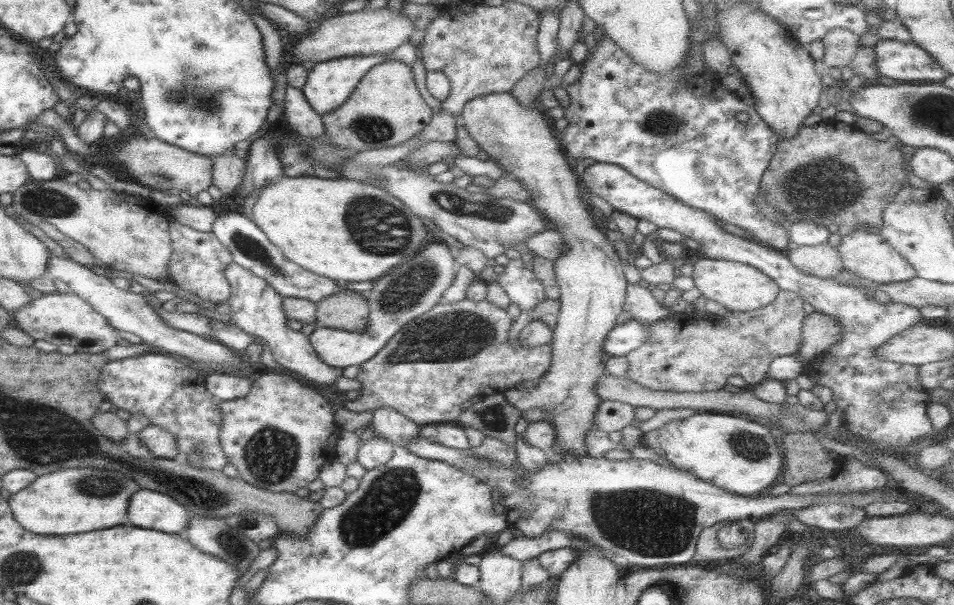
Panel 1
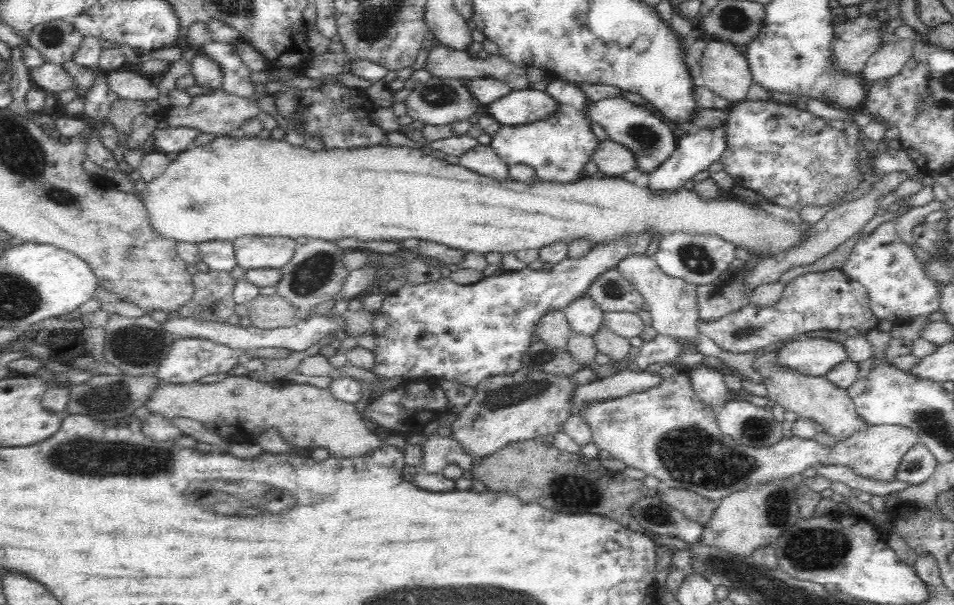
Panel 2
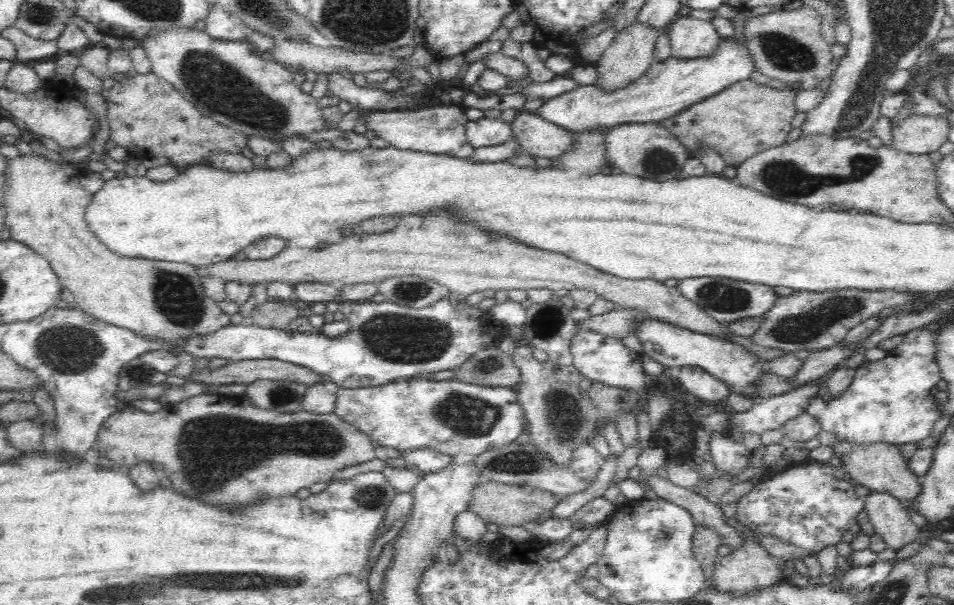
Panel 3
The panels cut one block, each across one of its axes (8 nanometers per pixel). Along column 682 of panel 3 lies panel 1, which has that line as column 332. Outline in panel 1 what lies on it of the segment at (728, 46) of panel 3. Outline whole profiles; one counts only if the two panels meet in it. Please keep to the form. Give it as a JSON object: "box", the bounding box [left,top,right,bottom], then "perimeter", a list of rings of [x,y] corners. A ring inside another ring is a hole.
{"box":[301,56,387,116],"perimeter":[[[350,56],[317,63],[312,70],[309,70],[308,78],[301,91],[310,106],[322,116],[344,104],[356,85],[363,80],[363,76],[373,67],[387,60],[387,56]]]}

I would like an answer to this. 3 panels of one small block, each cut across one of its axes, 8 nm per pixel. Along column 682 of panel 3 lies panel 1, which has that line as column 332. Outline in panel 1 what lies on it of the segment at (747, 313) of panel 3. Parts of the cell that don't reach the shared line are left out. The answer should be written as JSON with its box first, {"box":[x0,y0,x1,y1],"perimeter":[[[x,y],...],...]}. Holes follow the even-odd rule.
{"box":[211,212,350,304],"perimeter":[[[231,212],[231,213],[225,213],[224,215],[220,215],[216,217],[216,220],[214,221],[211,233],[216,236],[216,238],[231,252],[233,261],[236,264],[239,264],[242,268],[245,268],[246,270],[250,271],[253,275],[259,276],[260,278],[264,279],[272,288],[280,294],[280,296],[283,296],[283,298],[300,298],[302,300],[309,300],[310,302],[313,302],[314,304],[318,304],[321,300],[324,300],[325,298],[330,298],[333,294],[336,294],[337,292],[341,291],[350,291],[350,290],[342,290],[342,286],[344,284],[339,283],[337,280],[329,279],[325,276],[320,276],[317,274],[312,274],[312,272],[306,272],[304,268],[300,268],[300,265],[296,266],[291,260],[288,260],[282,252],[280,252],[280,249],[276,246],[274,246],[268,239],[267,236],[264,234],[264,231],[261,228],[258,228],[258,225],[255,222],[252,222],[250,218],[248,218],[245,214],[241,214],[238,212]]]}

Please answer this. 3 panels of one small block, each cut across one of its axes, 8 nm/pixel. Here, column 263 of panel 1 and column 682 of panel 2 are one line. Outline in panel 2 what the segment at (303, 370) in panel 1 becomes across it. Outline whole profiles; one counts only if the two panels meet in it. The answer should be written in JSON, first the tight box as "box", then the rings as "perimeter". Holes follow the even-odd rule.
{"box":[617,253,699,346],"perimeter":[[[646,253],[627,256],[617,264],[617,269],[642,295],[644,309],[650,312],[651,325],[658,335],[672,336],[680,346],[694,344],[699,333],[697,329],[699,320],[698,295],[694,284],[666,275],[658,267],[655,259]]]}

